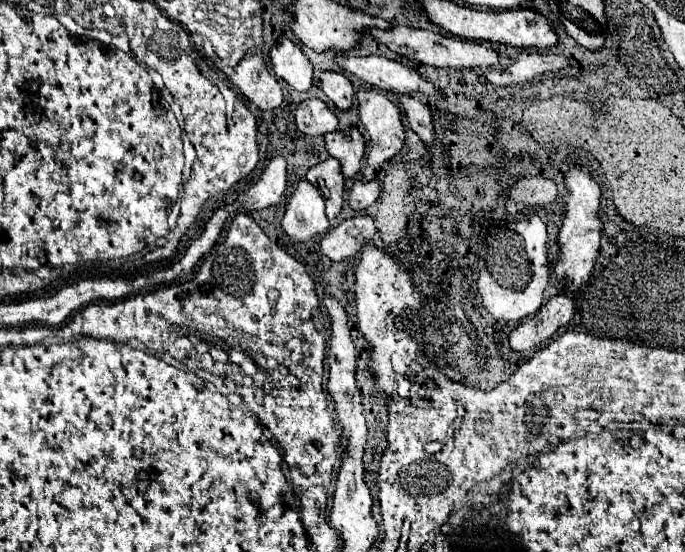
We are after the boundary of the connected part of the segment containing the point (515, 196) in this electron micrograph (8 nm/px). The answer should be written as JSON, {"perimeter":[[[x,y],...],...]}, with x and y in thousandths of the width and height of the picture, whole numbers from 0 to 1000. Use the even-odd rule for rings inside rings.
{"perimeter":[[[755,319],[740,355],[740,384],[766,384],[813,366],[813,337],[793,319]]]}

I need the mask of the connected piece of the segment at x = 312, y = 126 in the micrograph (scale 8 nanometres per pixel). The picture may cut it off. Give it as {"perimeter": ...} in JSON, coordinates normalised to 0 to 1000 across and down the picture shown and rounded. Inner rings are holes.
{"perimeter":[[[463,178],[442,181],[431,199],[434,232],[448,246],[474,246],[480,239],[489,239],[495,228],[495,217],[489,203]]]}

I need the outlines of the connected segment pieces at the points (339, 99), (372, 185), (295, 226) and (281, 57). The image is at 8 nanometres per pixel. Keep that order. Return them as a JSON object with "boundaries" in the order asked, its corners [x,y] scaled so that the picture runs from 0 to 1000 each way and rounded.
{"boundaries":[[[[469,130],[469,163],[483,178],[495,199],[509,199],[518,181],[518,163],[509,141],[498,130]]],[[[521,326],[509,348],[509,373],[515,380],[533,380],[553,359],[553,351],[556,351],[556,341],[547,326],[542,330]]],[[[439,322],[419,370],[410,409],[436,438],[448,438],[457,428],[472,424],[480,413],[480,395],[474,391],[474,359],[469,344]]],[[[410,69],[396,87],[396,116],[401,123],[401,134],[431,163],[457,159],[457,120],[442,98],[439,83],[425,76],[422,69]]]]}

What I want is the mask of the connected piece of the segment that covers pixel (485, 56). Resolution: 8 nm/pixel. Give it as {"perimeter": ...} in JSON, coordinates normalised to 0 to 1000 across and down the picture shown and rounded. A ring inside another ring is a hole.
{"perimeter":[[[577,47],[571,54],[539,54],[539,62],[577,98],[594,101],[600,109],[609,109],[615,116],[638,120],[638,123],[664,123],[664,127],[679,127],[679,123],[714,123],[728,116],[728,98],[720,87],[711,87],[699,76],[685,76],[673,69],[655,69],[647,62],[635,62],[626,54],[606,54],[594,47]]]}

